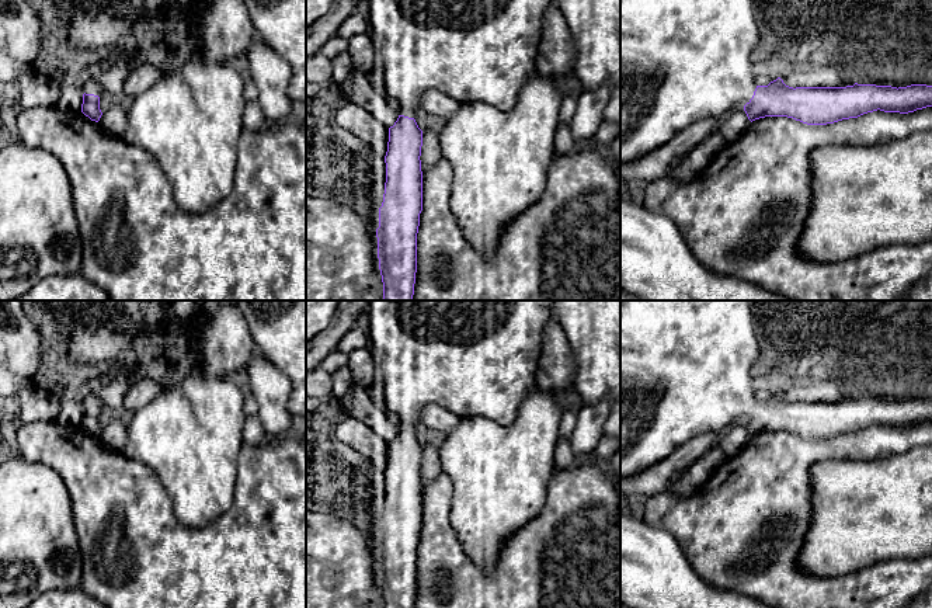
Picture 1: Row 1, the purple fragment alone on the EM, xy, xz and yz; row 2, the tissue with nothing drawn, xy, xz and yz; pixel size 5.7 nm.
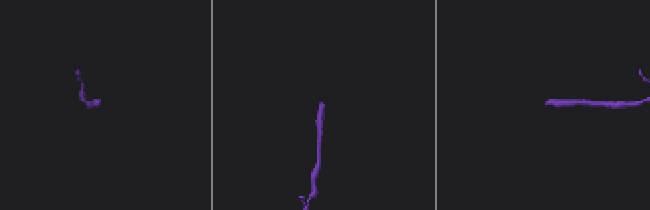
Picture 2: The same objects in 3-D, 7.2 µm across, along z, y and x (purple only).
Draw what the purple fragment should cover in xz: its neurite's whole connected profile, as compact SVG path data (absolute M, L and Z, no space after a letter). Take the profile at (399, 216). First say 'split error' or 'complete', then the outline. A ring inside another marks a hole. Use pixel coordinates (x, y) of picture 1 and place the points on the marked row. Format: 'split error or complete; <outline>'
split error; M369 0L369 31L372 44L385 63L386 95L399 118L389 128L386 183L379 208L378 258L383 282L383 300L413 300L417 272L417 233L422 211L421 146L422 131L414 117L421 108L422 94L438 90L459 103L480 101L510 112L522 86L535 73L535 60L543 28L543 15L552 0Z

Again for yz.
split error; M620 0L620 167L636 161L648 153L657 150L668 140L671 140L678 132L686 126L703 121L710 117L724 117L726 114L744 108L748 119L752 122L765 117L787 117L800 121L807 125L827 125L842 119L858 118L863 114L873 111L900 112L908 114L917 110L932 107L932 86L911 84L907 87L876 86L876 84L858 84L846 87L789 87L780 77L771 81L768 86L758 86L755 83L755 66L750 55L754 52L759 41L758 24L755 21L755 13L752 0Z

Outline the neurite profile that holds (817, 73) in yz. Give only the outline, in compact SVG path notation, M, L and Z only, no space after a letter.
M814 60L806 66L792 66L782 77L789 87L846 87L853 86L852 77L837 65Z

